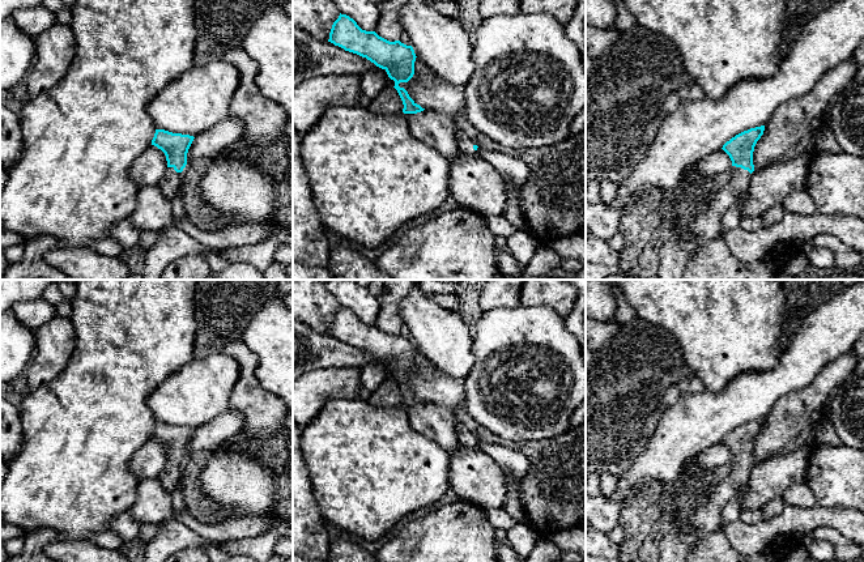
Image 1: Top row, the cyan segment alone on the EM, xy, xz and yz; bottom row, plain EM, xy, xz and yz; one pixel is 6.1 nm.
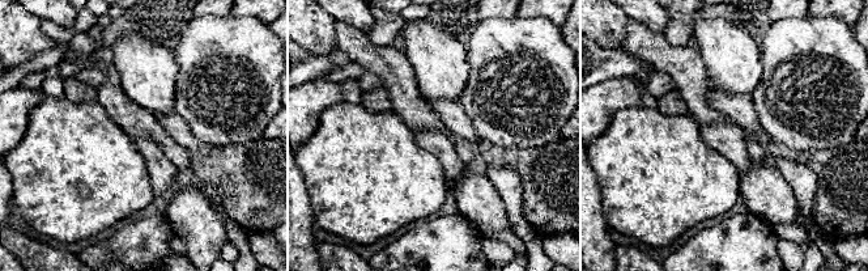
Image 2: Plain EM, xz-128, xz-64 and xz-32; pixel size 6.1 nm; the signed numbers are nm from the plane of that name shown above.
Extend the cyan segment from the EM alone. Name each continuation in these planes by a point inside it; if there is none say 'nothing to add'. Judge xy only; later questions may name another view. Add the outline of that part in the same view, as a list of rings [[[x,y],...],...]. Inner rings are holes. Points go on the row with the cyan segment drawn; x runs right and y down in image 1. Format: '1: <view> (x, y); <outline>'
1: xy (171, 179); [[[167,167],[162,180],[158,183],[162,193],[170,200],[174,197],[176,190],[182,184],[182,174],[183,173],[176,173],[174,167]]]

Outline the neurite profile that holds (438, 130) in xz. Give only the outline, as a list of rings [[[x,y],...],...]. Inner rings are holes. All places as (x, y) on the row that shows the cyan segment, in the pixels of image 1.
[[[434,110],[417,114],[405,114],[412,135],[420,141],[433,146],[448,159],[460,150],[456,144],[457,123],[450,115]]]

